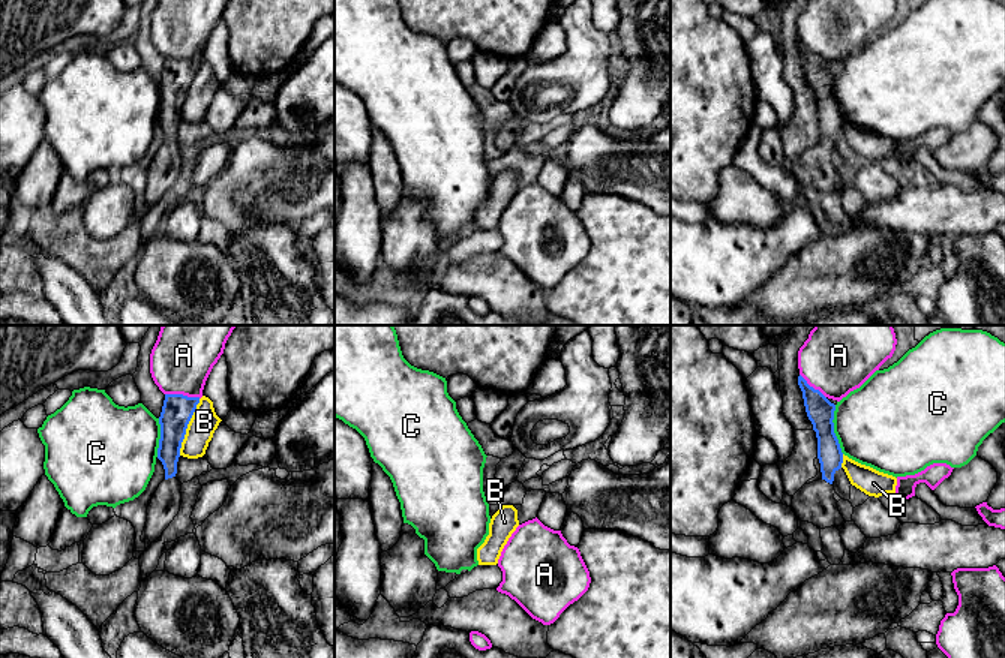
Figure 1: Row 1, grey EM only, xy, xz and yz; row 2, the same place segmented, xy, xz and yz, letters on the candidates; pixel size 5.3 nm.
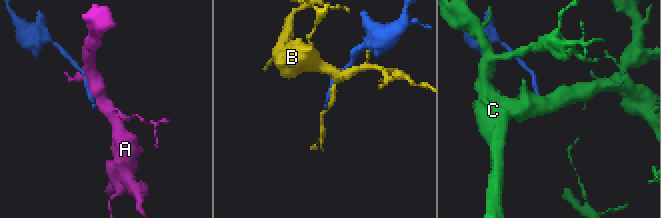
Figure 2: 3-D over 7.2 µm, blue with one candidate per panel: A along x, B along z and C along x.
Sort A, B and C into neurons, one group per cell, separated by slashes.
A / B / C

